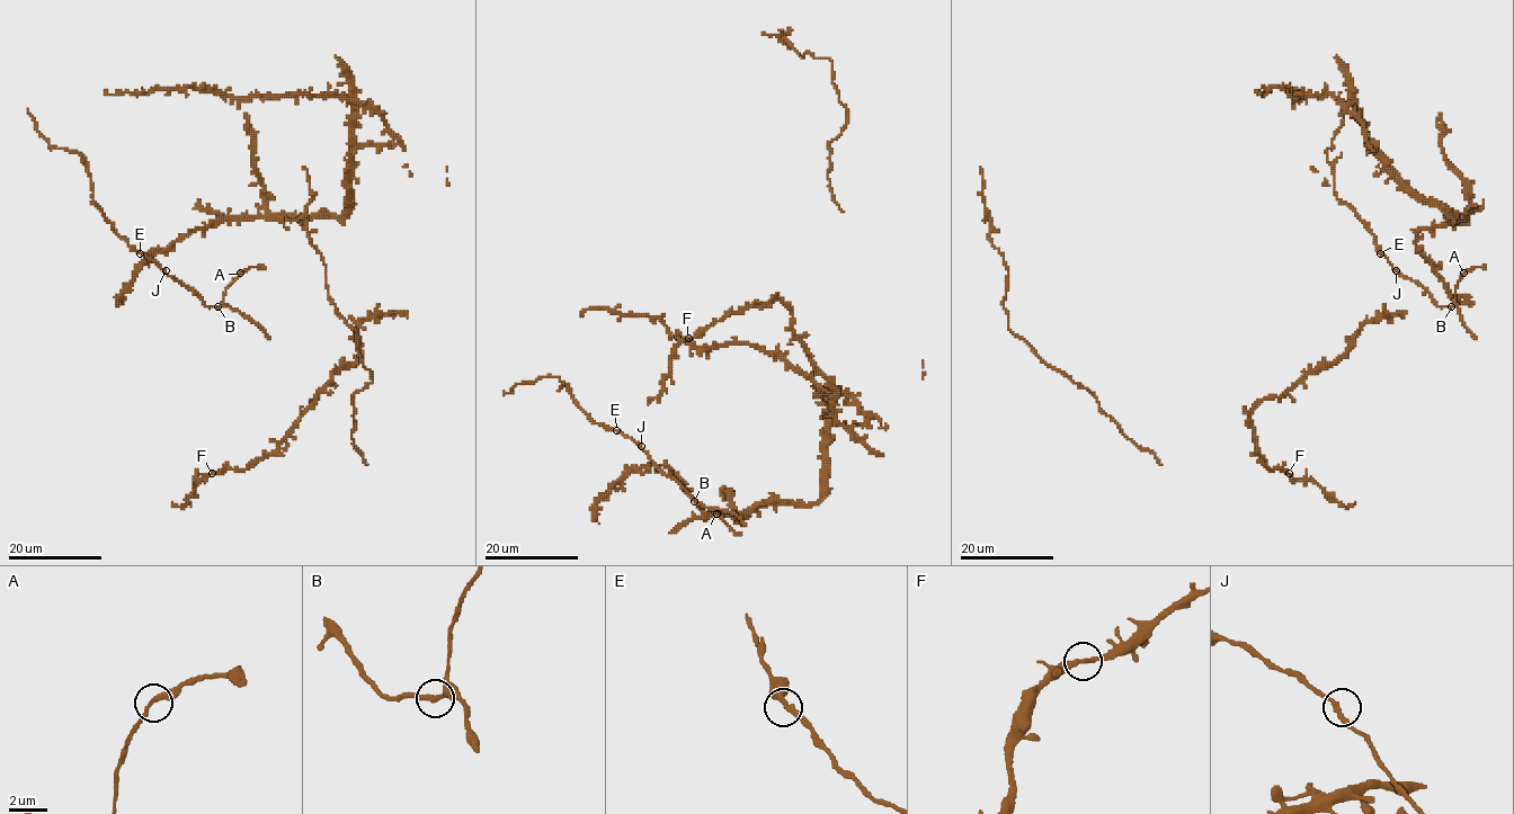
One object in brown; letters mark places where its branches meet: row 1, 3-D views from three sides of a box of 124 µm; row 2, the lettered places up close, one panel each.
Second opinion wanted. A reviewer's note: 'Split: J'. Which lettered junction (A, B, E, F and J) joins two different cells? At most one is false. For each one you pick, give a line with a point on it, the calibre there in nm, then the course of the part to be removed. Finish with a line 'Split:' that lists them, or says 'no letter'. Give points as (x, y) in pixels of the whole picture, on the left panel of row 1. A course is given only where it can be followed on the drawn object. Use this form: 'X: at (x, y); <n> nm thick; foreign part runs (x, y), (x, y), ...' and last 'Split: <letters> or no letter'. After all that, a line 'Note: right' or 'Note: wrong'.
Split: no letter
Note: wrong

